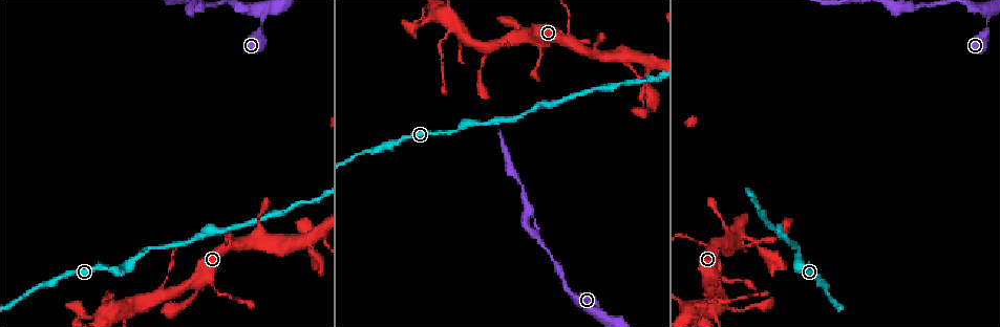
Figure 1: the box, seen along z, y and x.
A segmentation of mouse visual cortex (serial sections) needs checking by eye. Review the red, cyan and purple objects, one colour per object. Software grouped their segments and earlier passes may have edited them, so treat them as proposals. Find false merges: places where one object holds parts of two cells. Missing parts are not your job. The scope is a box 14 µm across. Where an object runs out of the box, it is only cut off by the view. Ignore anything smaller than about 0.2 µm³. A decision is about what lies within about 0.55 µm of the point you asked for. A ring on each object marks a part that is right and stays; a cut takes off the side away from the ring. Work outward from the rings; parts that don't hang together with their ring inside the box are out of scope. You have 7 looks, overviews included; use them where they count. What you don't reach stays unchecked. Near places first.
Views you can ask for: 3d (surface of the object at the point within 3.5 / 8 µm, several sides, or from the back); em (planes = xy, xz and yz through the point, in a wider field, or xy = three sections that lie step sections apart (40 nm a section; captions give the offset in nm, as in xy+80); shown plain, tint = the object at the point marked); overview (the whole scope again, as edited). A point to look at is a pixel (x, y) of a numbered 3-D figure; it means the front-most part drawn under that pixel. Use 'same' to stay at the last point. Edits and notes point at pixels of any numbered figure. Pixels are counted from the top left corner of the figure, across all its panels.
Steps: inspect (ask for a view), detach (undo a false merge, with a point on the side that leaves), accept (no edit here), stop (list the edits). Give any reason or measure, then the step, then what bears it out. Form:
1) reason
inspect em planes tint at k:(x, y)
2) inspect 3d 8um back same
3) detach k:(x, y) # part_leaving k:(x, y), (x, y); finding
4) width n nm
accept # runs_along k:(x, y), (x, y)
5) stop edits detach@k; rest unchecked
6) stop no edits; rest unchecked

sharp bend
inspect 3d 3.5um at 1:(597, 315)

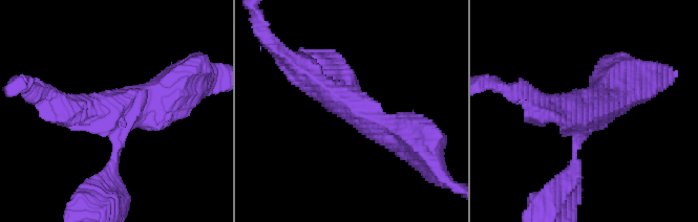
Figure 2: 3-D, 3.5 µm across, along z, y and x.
arms 3; arm_widths 200, 350, 450 nm
inspect em xy step 5 tint at 2:(347, 103)

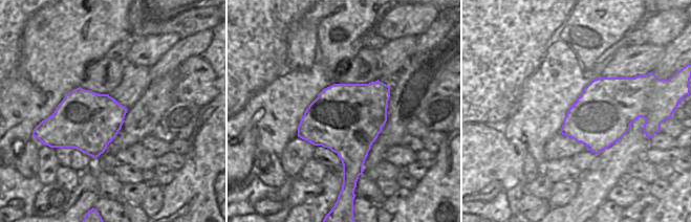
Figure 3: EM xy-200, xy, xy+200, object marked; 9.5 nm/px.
width 650 nm
accept # runs_along 2:(104, 191), (117, 130), (59, 107); continuous, no second cell

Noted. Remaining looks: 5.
four or more arms meet
inspect 3d 3.5um at 1:(312, 236)

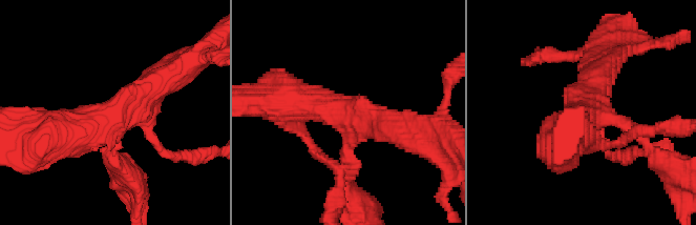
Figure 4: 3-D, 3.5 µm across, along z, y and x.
arms 4; arm_widths 150, 200, 450, 600 nm
inspect em xy step 5 tint at 4:(351, 122)

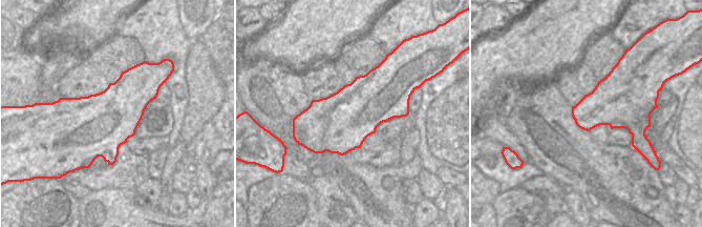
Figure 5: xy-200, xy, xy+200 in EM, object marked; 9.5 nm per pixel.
width 550 nm
accept # runs_along 4:(292, 100), (350, 119), (346, 180); all the same cell

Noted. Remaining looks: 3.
inspect em xy step 1 tint at 1:(108, 270)

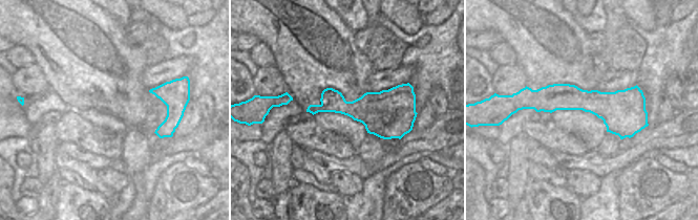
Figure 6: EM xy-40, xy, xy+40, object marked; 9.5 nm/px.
inspect 3d 3.5um back same

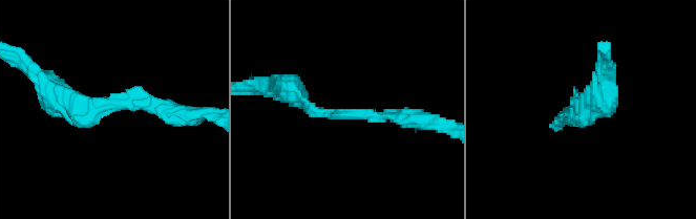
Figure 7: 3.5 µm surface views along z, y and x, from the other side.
accept # runs_along 7:(414, 118), (311, 110), (285, 86); all the same cell

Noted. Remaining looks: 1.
stop no edits; rest unchecked

